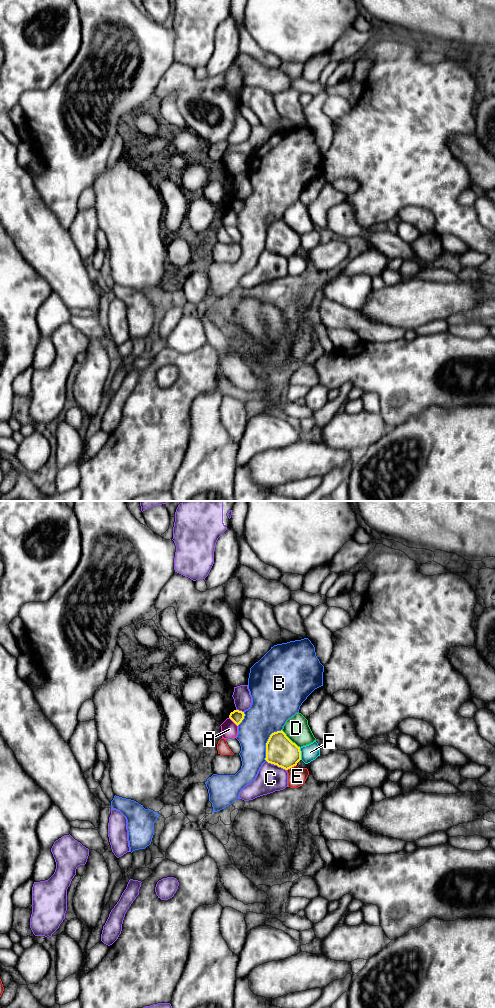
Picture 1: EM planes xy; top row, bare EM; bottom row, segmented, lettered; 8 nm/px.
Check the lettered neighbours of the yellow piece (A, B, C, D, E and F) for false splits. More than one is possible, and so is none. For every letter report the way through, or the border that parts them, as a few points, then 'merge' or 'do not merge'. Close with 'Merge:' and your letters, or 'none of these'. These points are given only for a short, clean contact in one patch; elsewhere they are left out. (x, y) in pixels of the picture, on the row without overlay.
A: border xy (229, 205), (237, 214); do not merge
B: do not merge
C: do not merge
D: do not merge
E: border xy (296, 252), (287, 258); do not merge
F: do not merge
Merge: none of these

